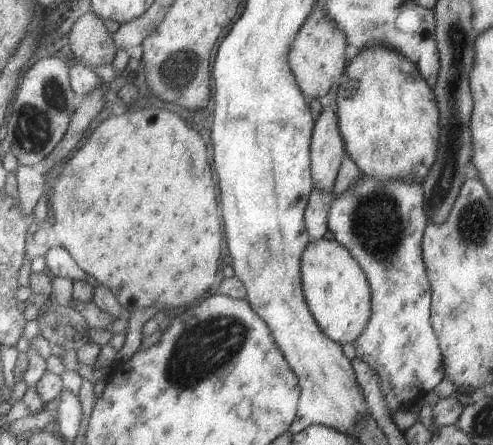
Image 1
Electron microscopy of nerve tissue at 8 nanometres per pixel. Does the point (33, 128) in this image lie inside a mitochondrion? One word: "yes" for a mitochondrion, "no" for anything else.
yes

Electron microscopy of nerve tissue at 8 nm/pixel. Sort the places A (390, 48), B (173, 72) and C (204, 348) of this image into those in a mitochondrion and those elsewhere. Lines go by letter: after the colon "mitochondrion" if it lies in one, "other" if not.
A: other
B: mitochondrion
C: mitochondrion

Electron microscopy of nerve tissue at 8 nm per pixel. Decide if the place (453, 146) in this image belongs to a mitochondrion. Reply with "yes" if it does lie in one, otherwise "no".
yes

